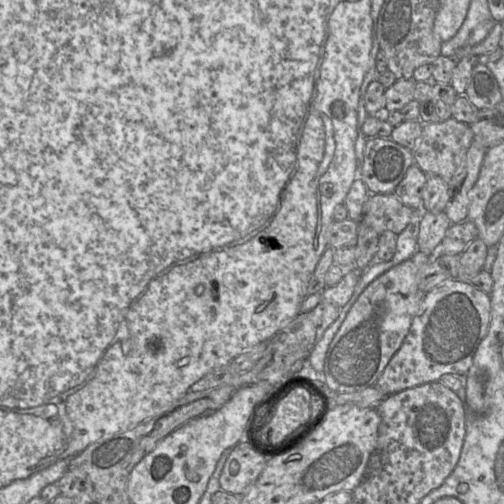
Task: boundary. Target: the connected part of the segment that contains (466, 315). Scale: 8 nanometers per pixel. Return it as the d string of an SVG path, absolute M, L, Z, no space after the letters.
M450 280L425 292L405 339L373 386L389 396L428 382L436 382L445 374L466 376L479 344L487 335L490 314L490 295L480 291L469 281Z

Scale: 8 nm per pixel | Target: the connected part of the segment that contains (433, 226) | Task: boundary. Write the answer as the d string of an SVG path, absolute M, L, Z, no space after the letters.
M444 211L422 212L417 238L418 251L426 255L436 254L438 245L451 225L452 222Z

